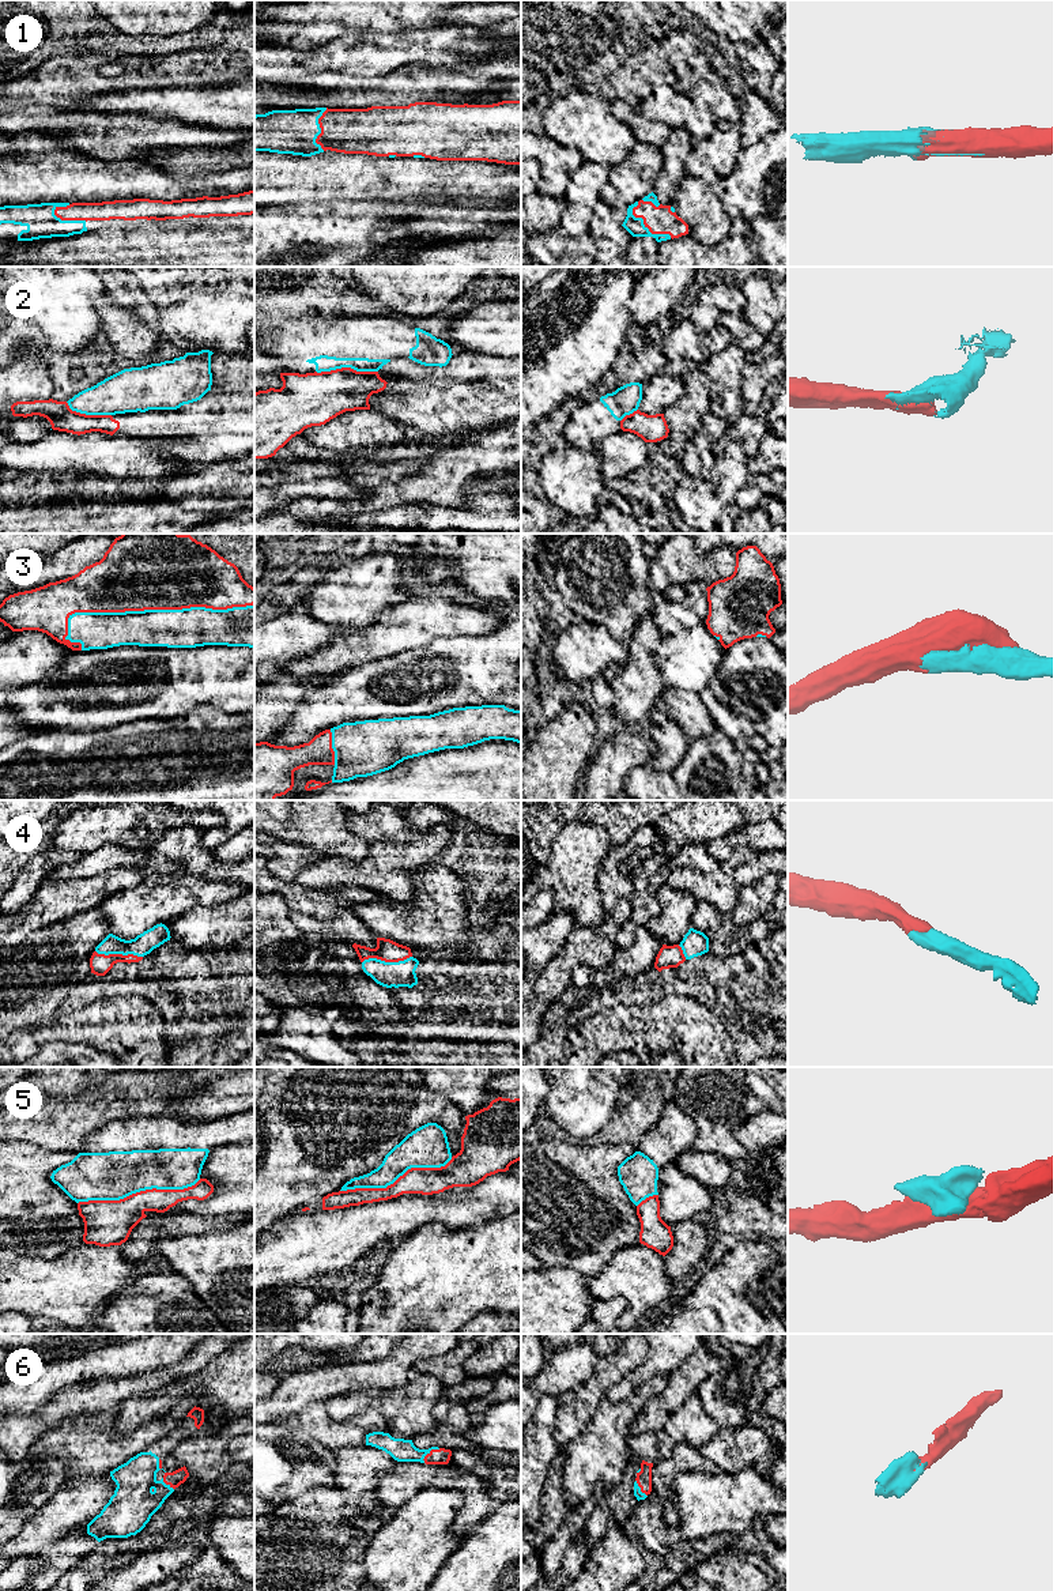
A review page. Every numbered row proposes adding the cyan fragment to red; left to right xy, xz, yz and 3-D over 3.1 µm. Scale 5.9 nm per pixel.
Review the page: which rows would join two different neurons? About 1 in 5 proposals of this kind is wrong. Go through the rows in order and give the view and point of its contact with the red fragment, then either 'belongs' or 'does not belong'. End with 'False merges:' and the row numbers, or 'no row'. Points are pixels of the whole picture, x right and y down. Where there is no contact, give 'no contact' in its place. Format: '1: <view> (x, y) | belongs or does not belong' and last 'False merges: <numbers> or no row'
1: yz (644, 223) | belongs
2: xz (346, 368) | does not belong
3: xy (150, 609) | belongs
4: xz (387, 961) | belongs
5: xy (140, 1191) | does not belong
6: xz (430, 1452) | belongs
False merges: 2, 5

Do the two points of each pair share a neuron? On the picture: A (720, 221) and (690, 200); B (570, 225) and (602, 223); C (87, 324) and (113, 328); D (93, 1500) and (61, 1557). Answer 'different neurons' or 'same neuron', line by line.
A: same neuron
B: same neuron
C: different neurons
D: different neurons

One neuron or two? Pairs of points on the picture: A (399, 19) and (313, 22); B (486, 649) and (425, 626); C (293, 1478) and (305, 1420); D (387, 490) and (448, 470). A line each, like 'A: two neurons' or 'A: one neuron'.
A: one neuron
B: two neurons
C: two neurons
D: one neuron

